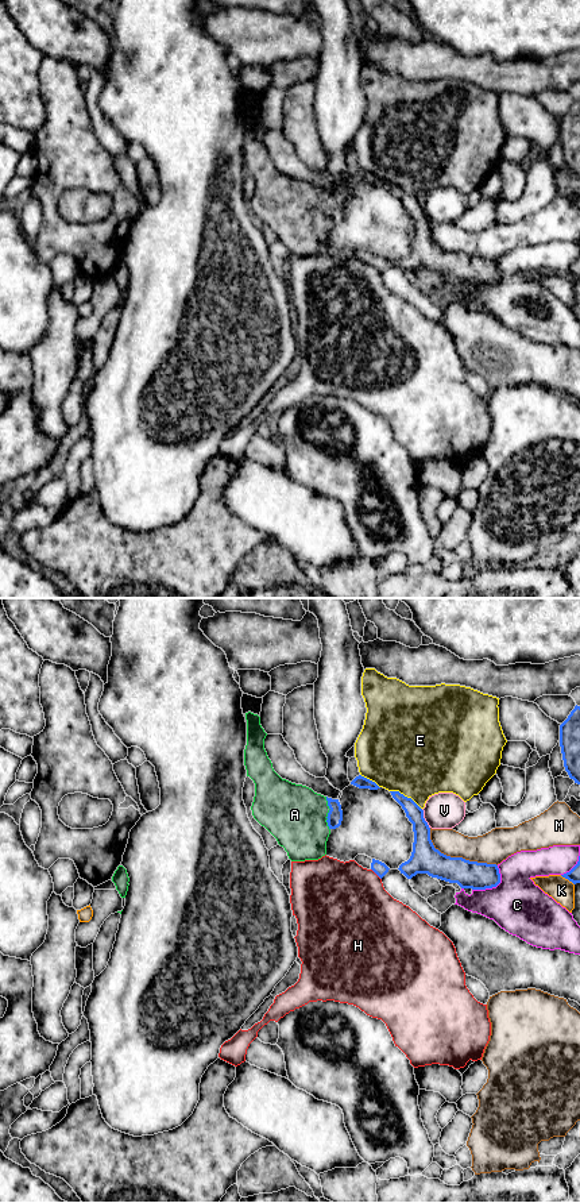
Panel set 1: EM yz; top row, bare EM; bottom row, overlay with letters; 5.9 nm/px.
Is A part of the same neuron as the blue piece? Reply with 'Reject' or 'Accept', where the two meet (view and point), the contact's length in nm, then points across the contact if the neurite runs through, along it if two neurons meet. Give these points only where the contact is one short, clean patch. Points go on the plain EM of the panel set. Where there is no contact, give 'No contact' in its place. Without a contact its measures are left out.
Accept. Touches blue at yz (328, 208). Shared border 200 nm

